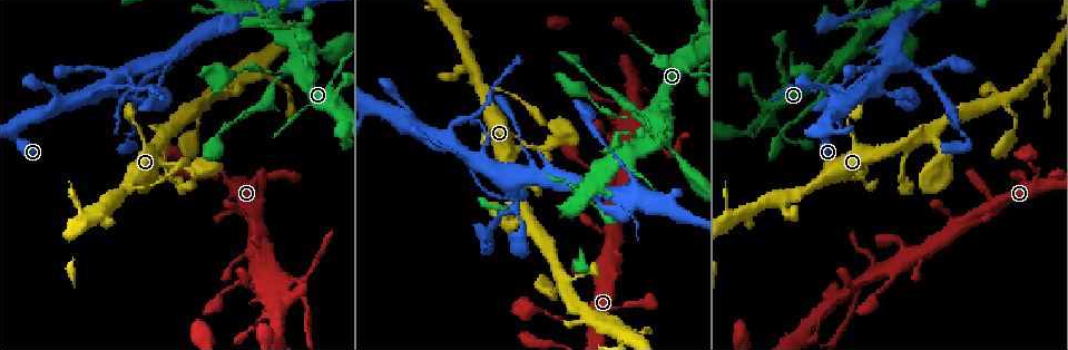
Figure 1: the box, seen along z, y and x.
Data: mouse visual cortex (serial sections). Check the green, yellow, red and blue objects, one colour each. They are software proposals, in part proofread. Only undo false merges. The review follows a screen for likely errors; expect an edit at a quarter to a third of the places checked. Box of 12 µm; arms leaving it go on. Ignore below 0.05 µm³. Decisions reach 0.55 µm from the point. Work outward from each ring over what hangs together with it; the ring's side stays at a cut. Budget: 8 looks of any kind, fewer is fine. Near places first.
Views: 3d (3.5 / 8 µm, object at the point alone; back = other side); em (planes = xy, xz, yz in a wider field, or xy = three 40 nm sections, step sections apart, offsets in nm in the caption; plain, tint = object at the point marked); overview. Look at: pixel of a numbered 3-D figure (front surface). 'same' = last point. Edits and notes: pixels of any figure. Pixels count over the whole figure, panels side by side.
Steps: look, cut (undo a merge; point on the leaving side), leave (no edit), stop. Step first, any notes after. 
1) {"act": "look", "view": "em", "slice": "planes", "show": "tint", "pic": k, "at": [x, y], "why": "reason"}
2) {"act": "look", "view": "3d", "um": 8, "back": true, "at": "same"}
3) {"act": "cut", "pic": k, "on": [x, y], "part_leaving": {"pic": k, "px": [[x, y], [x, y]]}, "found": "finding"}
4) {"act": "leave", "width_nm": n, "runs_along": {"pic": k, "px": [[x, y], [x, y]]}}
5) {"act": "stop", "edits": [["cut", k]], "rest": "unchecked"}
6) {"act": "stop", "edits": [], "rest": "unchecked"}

{"act": "look", "view": "3d", "um": 3.5, "pic": 1, "at": [445, 138], "why": "side arm on a straight run"}

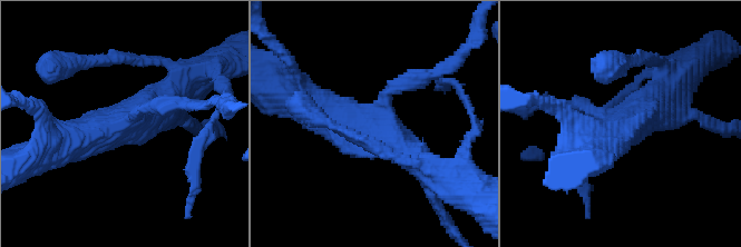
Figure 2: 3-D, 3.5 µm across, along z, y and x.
{"act": "look", "view": "em", "slice": "xy", "step": 1, "show": "tint", "pic": 2, "at": [126, 121], "arms": 3, "arm_widths_nm": [200, 450, 500]}

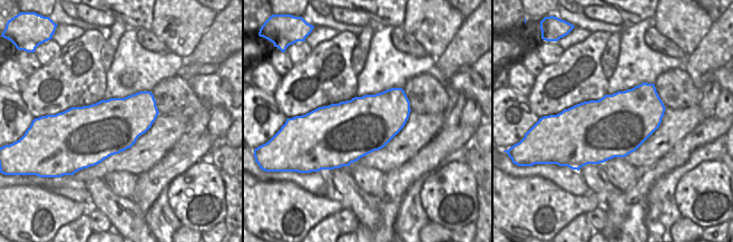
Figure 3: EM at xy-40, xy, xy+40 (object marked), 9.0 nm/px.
{"act": "cut", "pic": 2, "on": [426, 77], "part_leaving": {"pic": 2, "px": [[390, 90], [445, 68], [479, 30]]}, "found": "two cells meet here"}

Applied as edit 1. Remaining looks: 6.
{"act": "look", "view": "3d", "um": 3.5, "pic": 1, "at": [171, 62], "why": "sudden change in width"}

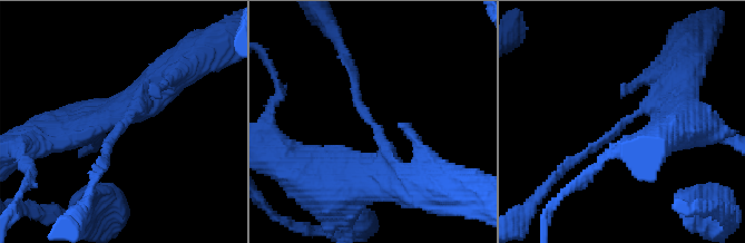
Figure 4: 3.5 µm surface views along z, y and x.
{"act": "look", "view": "em", "slice": "xy", "step": 2, "show": "tint", "pic": 4, "at": [631, 118]}

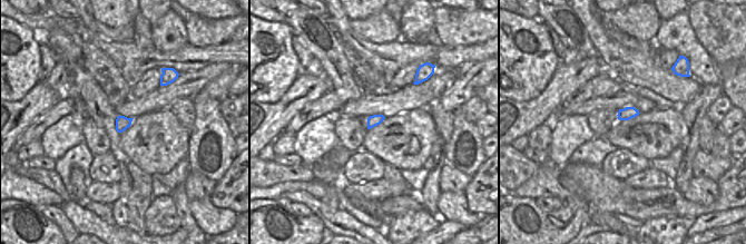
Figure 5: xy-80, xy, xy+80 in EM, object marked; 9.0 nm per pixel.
{"act": "look", "view": "em", "slice": "xy", "step": 3, "show": "tint", "at": "same"}

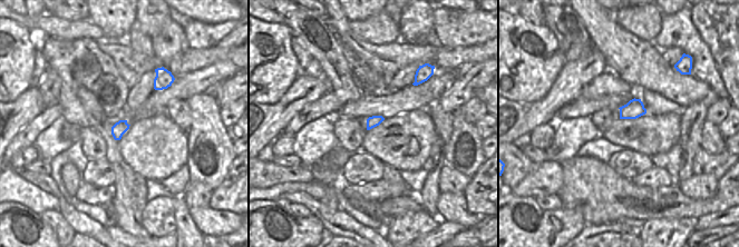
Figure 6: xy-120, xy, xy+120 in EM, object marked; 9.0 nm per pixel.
{"act": "leave", "runs_along": {"pic": 4, "px": [[686, 109], [641, 109], [576, 161]]}, "found": "all the same cell"}

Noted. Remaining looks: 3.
{"act": "look", "view": "3d", "um": 3.5, "back": true, "pic": 1, "at": [828, 71], "why": "sharp bend"}

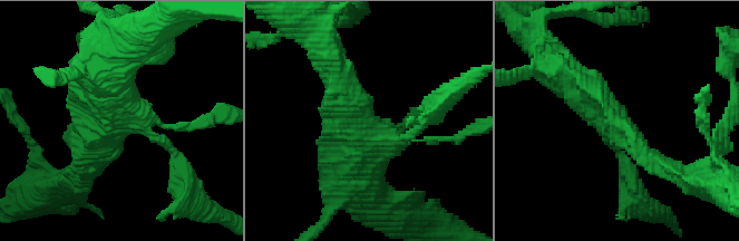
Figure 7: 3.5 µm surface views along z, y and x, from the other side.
{"act": "look", "view": "em", "slice": "xy", "step": 2, "show": "tint", "pic": 7, "at": [106, 124]}

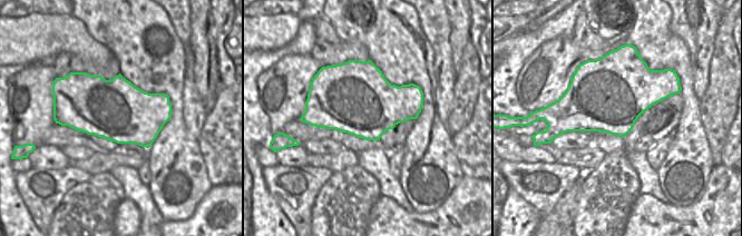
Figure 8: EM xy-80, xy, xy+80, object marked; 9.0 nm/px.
{"act": "leave", "runs_along": {"pic": 7, "px": [[665, 170], [560, 70]]}, "found": "one cell here"}

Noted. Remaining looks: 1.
{"act": "stop", "edits": [["cut", 2]], "rest": "unchecked"}

